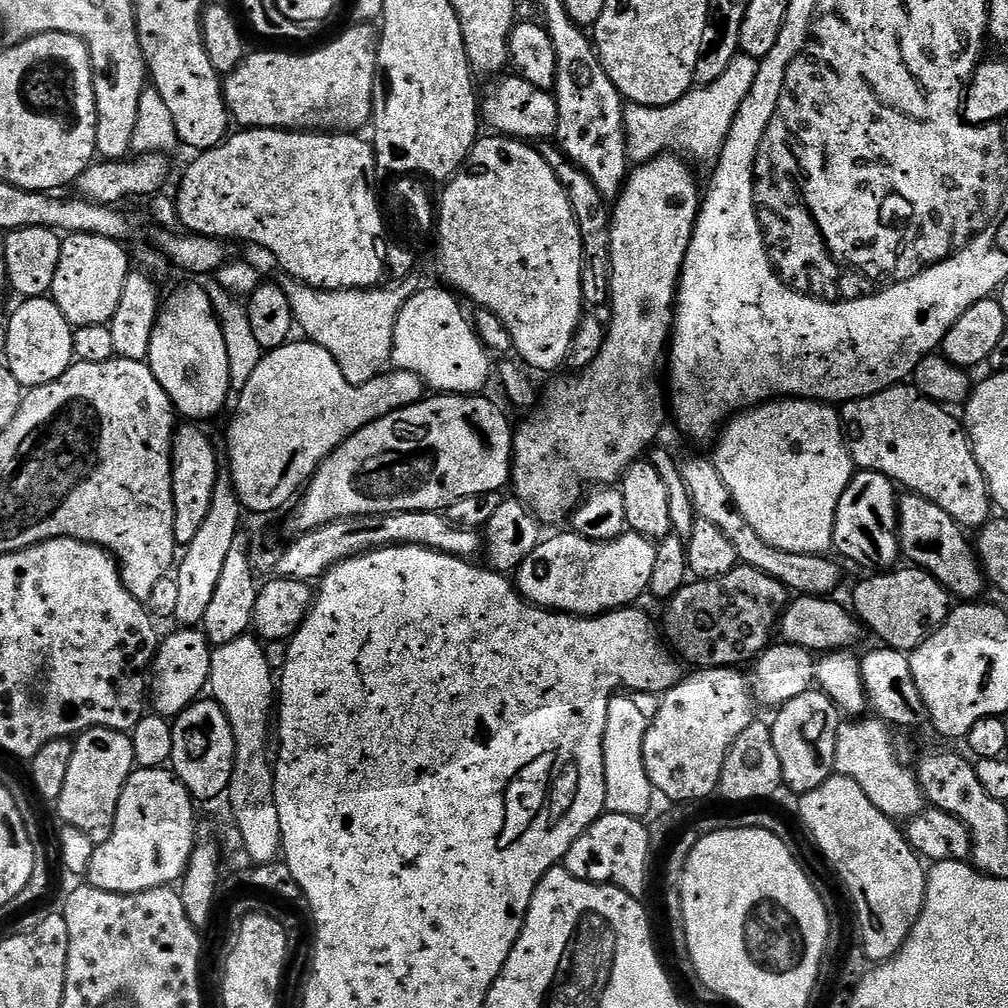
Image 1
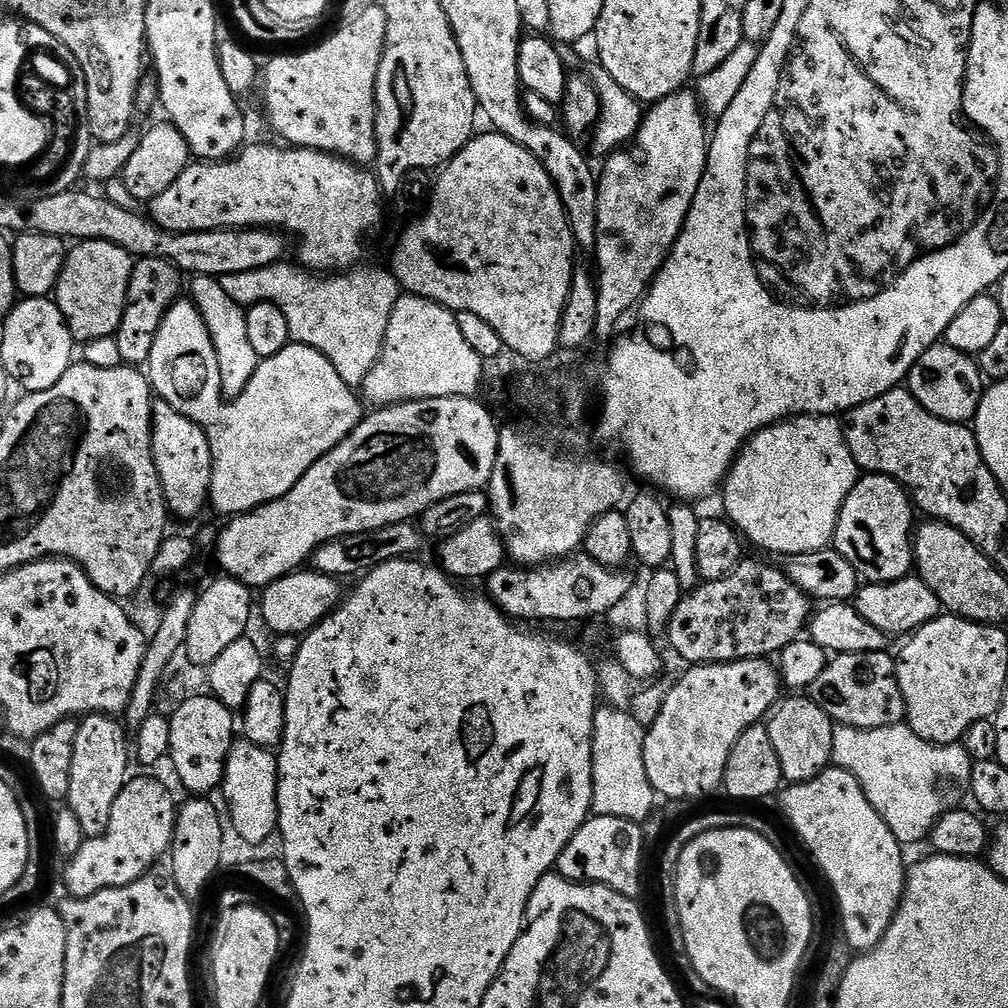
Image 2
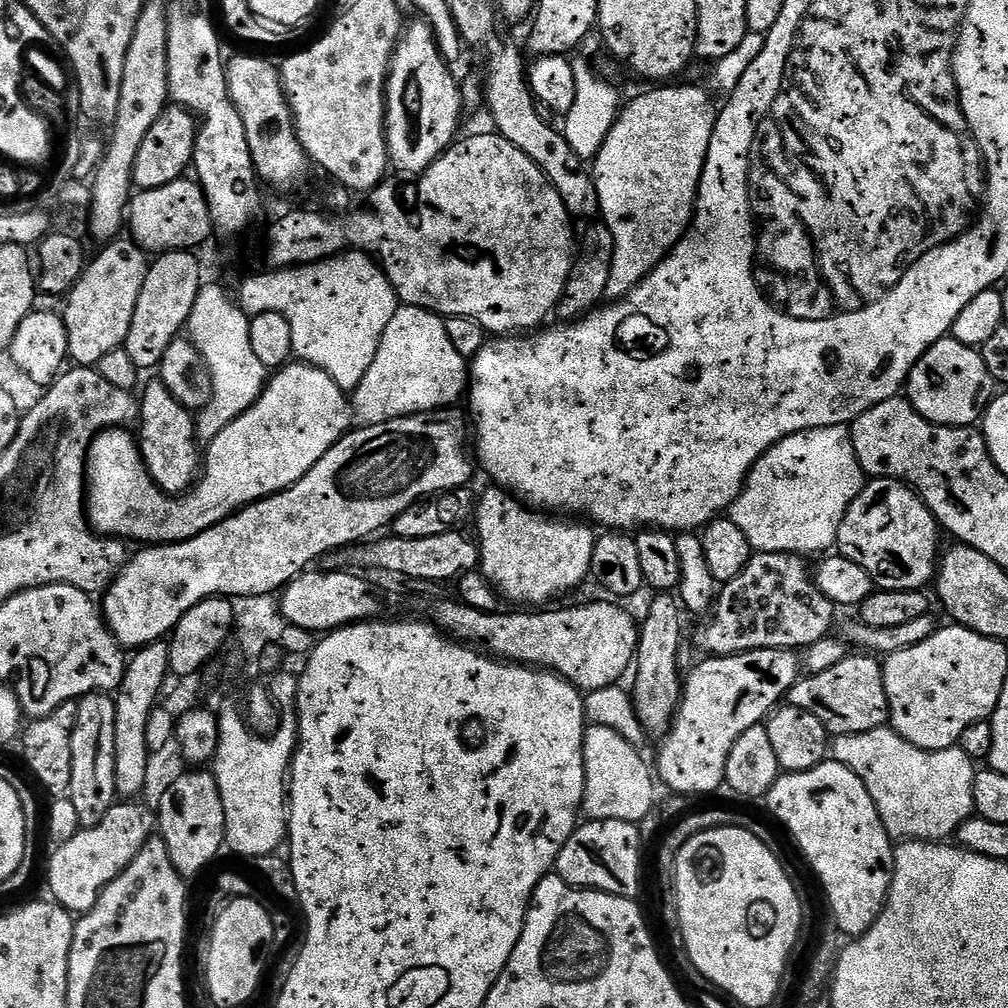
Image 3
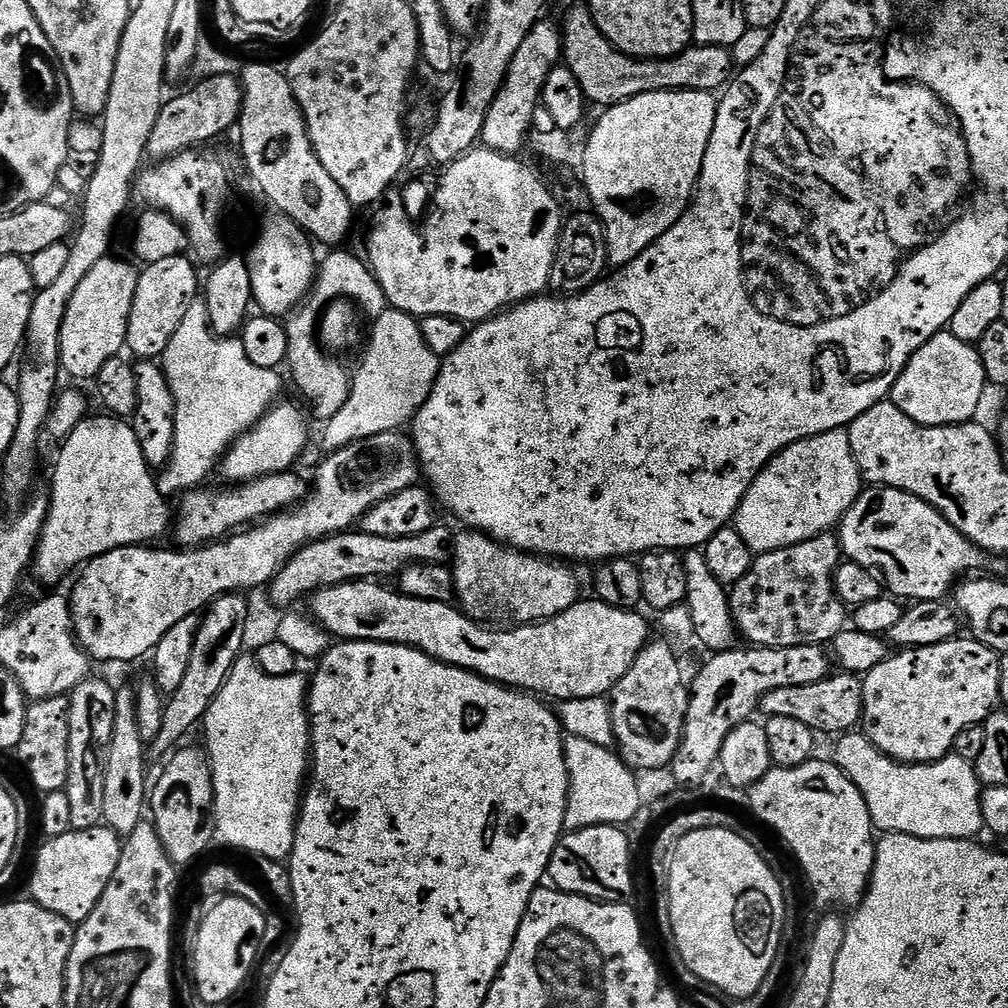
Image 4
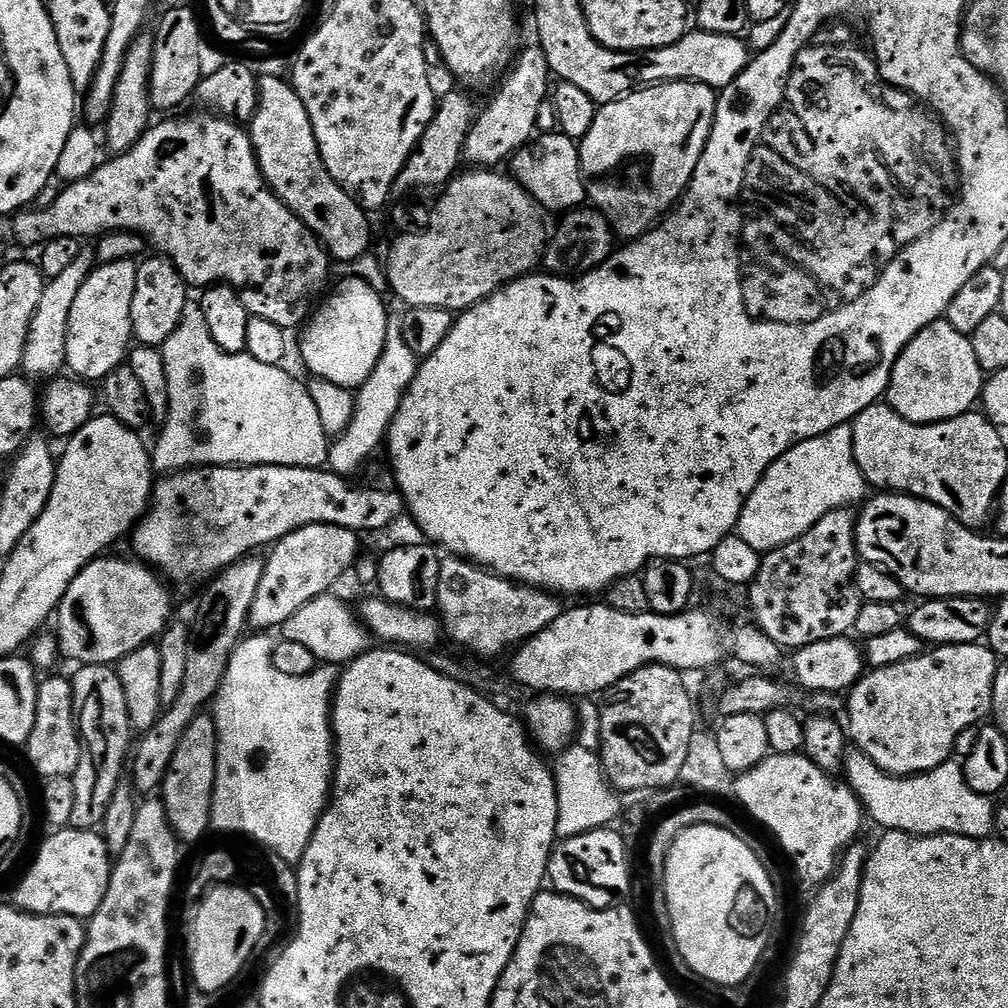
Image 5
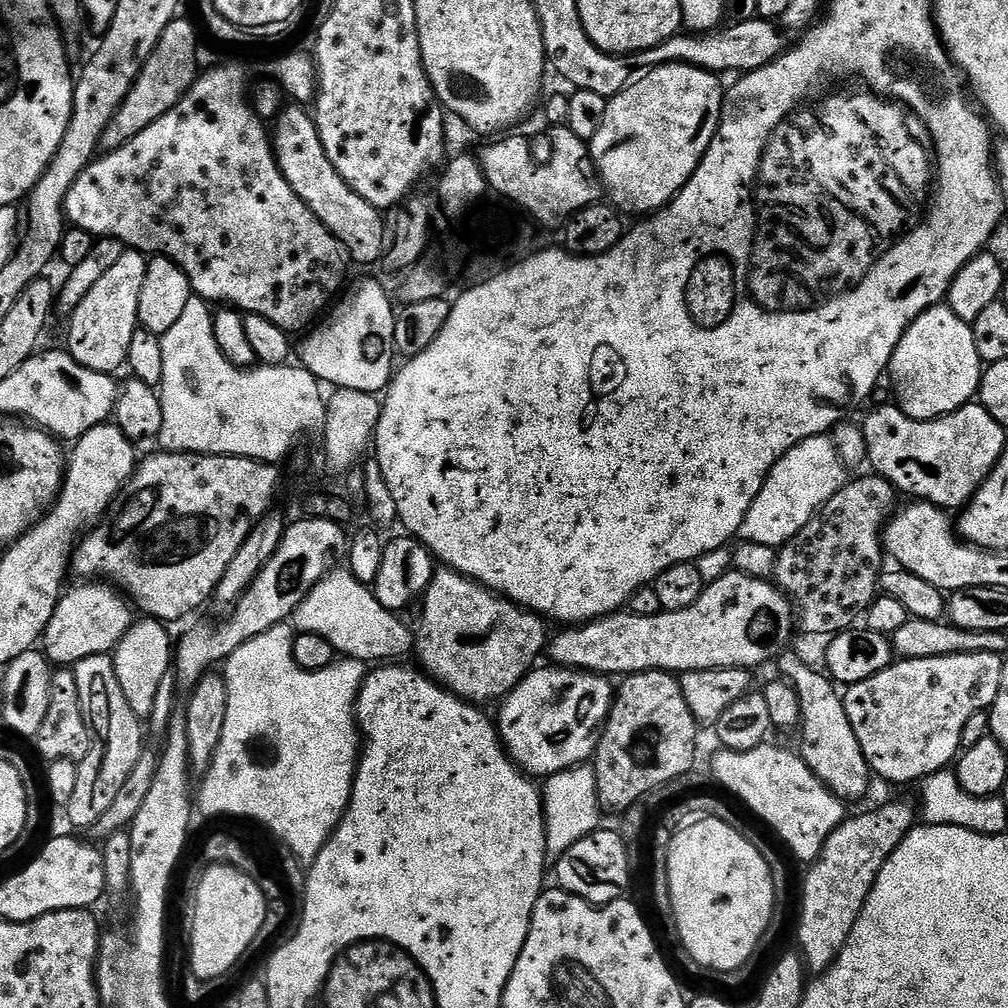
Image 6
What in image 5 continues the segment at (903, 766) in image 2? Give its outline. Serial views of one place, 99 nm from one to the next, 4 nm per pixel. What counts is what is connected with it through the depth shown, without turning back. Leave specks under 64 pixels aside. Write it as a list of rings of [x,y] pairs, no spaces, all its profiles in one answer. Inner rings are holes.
[[[859,750],[845,751],[842,773],[852,793],[860,800],[867,815],[881,824],[881,829],[893,832],[907,832],[910,836],[969,836],[975,840],[987,837],[996,822],[996,808],[987,796],[970,790],[964,777],[964,769],[959,763],[949,762],[938,765],[934,770],[921,772],[918,776],[890,776],[885,774],[868,755]]]

